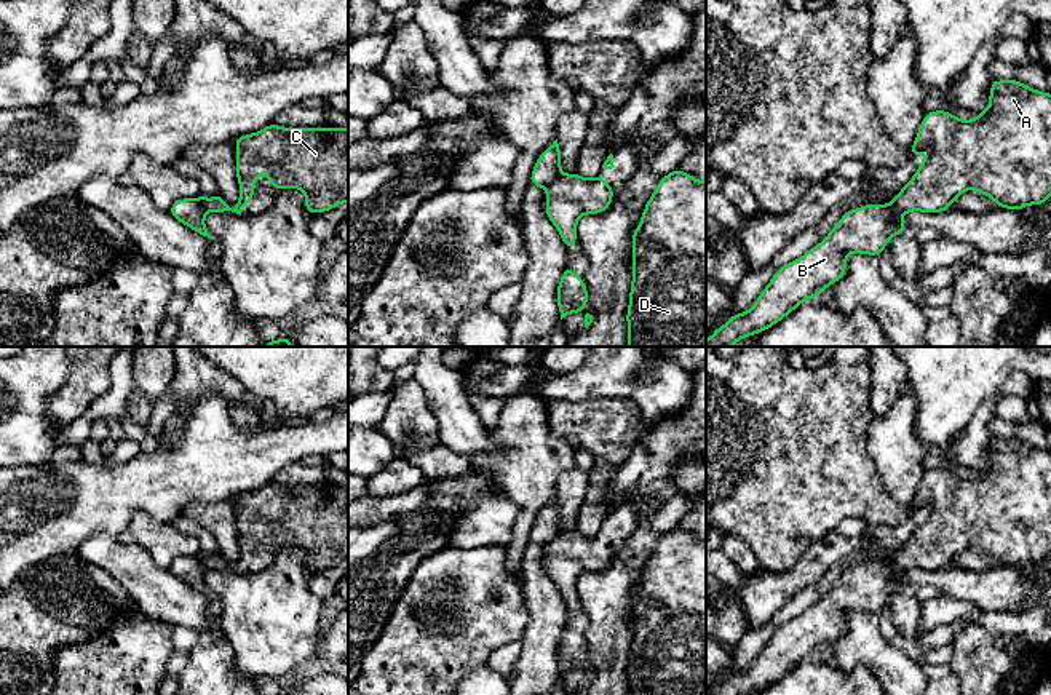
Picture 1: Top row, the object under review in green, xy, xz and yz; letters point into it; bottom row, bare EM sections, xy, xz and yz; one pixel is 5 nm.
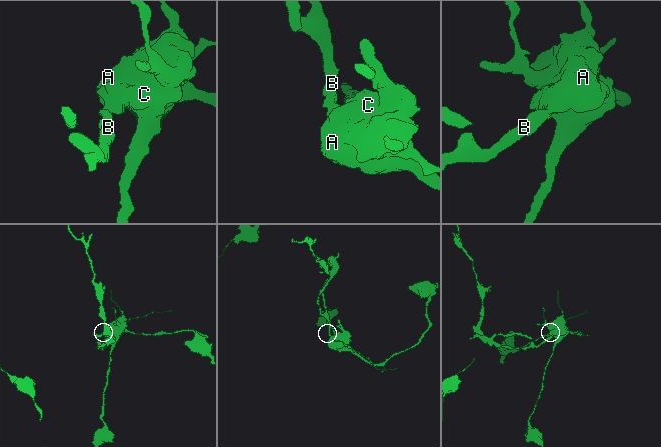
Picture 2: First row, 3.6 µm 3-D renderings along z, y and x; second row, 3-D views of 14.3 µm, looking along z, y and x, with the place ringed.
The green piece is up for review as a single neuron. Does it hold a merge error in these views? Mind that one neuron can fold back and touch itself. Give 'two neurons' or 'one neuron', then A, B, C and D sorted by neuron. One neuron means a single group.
two neurons; A C D / B

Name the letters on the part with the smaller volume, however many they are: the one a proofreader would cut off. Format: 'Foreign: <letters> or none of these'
Foreign: B

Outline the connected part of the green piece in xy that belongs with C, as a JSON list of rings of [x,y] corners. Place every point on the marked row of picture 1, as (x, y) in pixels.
[[[275,123],[259,133],[235,139],[236,177],[241,187],[240,200],[232,209],[217,193],[216,198],[198,197],[206,211],[241,214],[254,198],[256,177],[265,174],[270,185],[280,189],[300,189],[305,192],[305,208],[310,214],[326,212],[340,203],[348,203],[348,128],[283,128]]]

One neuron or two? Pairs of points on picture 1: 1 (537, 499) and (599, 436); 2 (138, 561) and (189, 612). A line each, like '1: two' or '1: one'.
1: two
2: one

